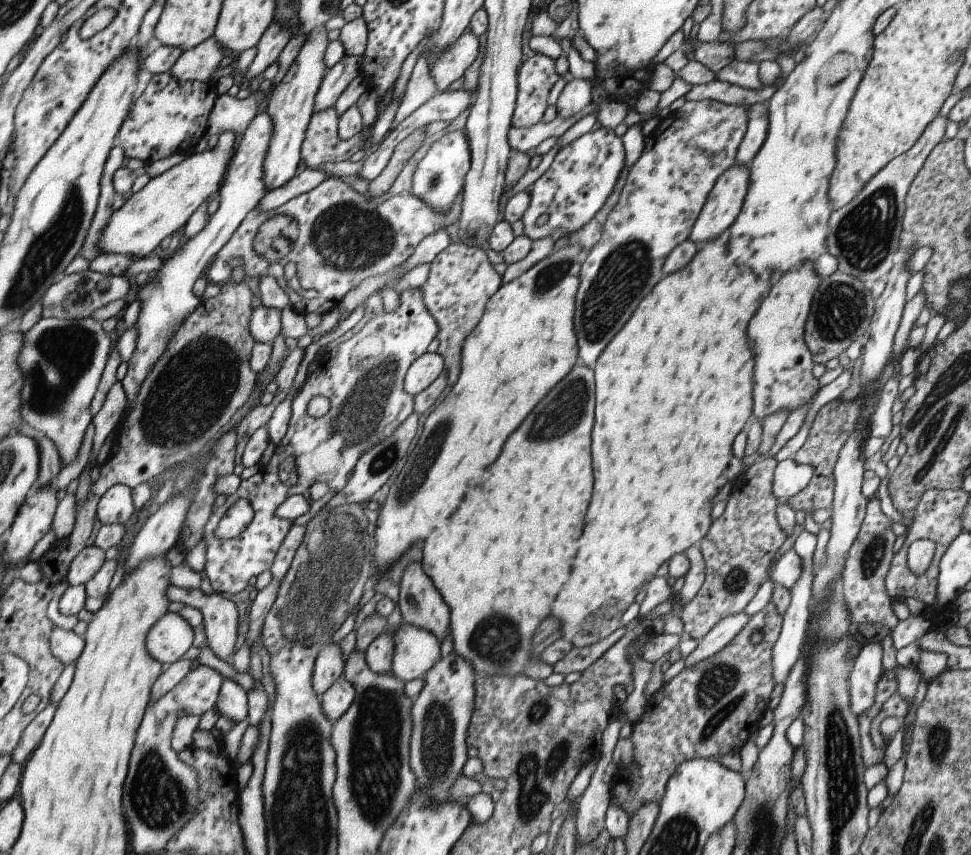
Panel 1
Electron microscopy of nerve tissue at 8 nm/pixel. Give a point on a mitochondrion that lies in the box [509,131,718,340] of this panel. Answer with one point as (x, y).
(551, 276)

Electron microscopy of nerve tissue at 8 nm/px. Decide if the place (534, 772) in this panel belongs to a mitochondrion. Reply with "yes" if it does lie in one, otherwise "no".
yes

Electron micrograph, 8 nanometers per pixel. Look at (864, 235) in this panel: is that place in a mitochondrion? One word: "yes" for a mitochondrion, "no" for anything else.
yes

